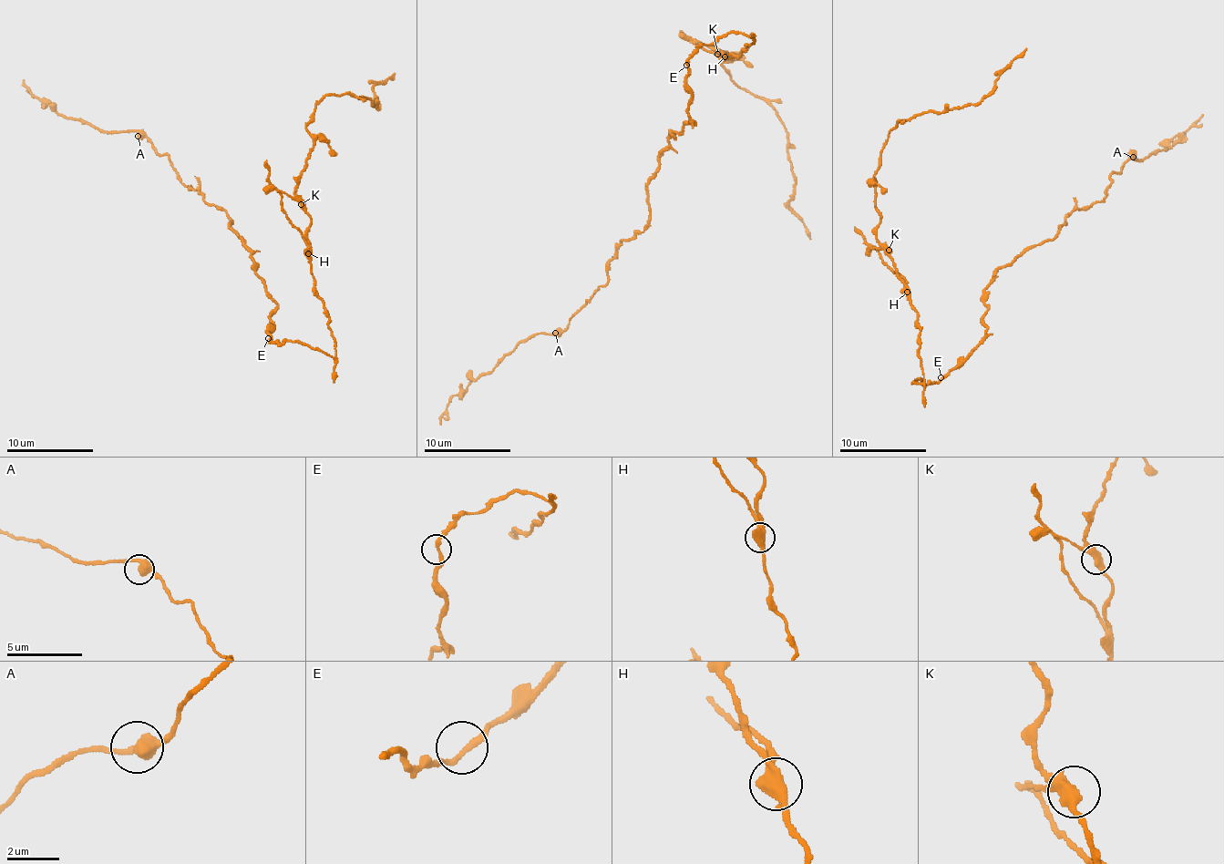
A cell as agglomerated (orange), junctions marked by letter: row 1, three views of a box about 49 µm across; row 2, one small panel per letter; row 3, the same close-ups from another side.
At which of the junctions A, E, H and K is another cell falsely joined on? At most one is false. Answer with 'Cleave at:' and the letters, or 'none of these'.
Cleave at: H

